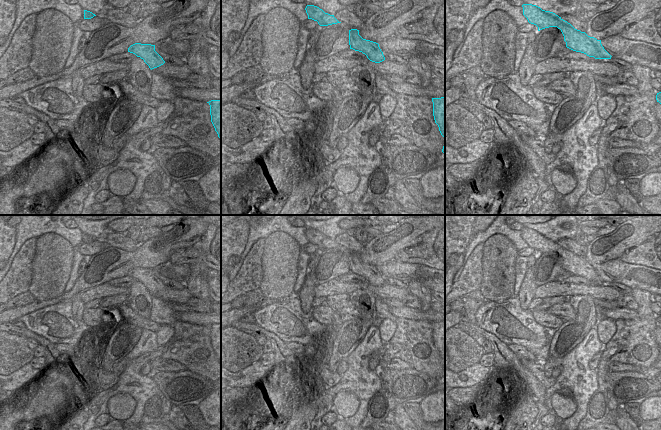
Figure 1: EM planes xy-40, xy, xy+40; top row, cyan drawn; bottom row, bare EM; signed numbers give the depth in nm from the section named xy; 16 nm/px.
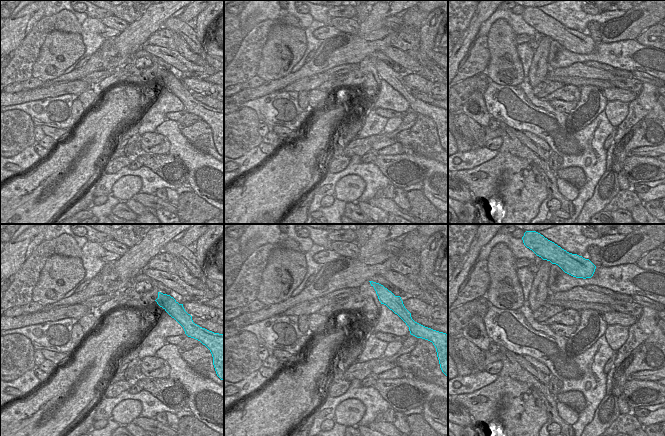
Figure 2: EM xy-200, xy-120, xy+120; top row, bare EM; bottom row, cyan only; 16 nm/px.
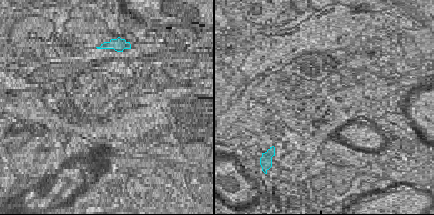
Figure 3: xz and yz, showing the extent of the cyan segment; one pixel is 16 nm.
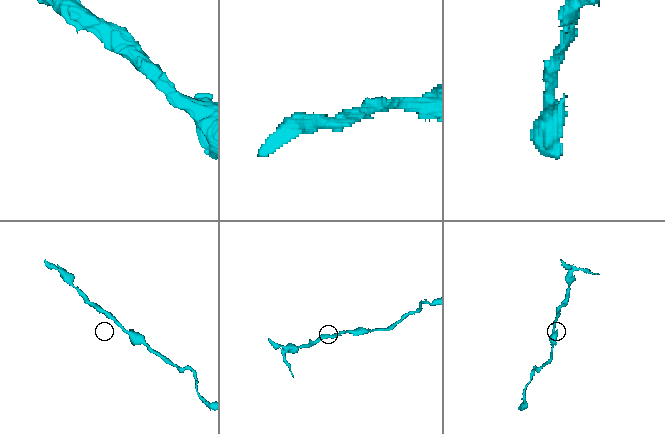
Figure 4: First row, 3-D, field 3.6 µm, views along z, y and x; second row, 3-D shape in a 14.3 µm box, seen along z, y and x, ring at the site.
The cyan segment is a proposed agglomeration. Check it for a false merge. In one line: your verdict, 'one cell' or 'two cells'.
one cell

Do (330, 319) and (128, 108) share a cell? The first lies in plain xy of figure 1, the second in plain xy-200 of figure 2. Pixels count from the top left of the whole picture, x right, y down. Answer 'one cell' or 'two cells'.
two cells

